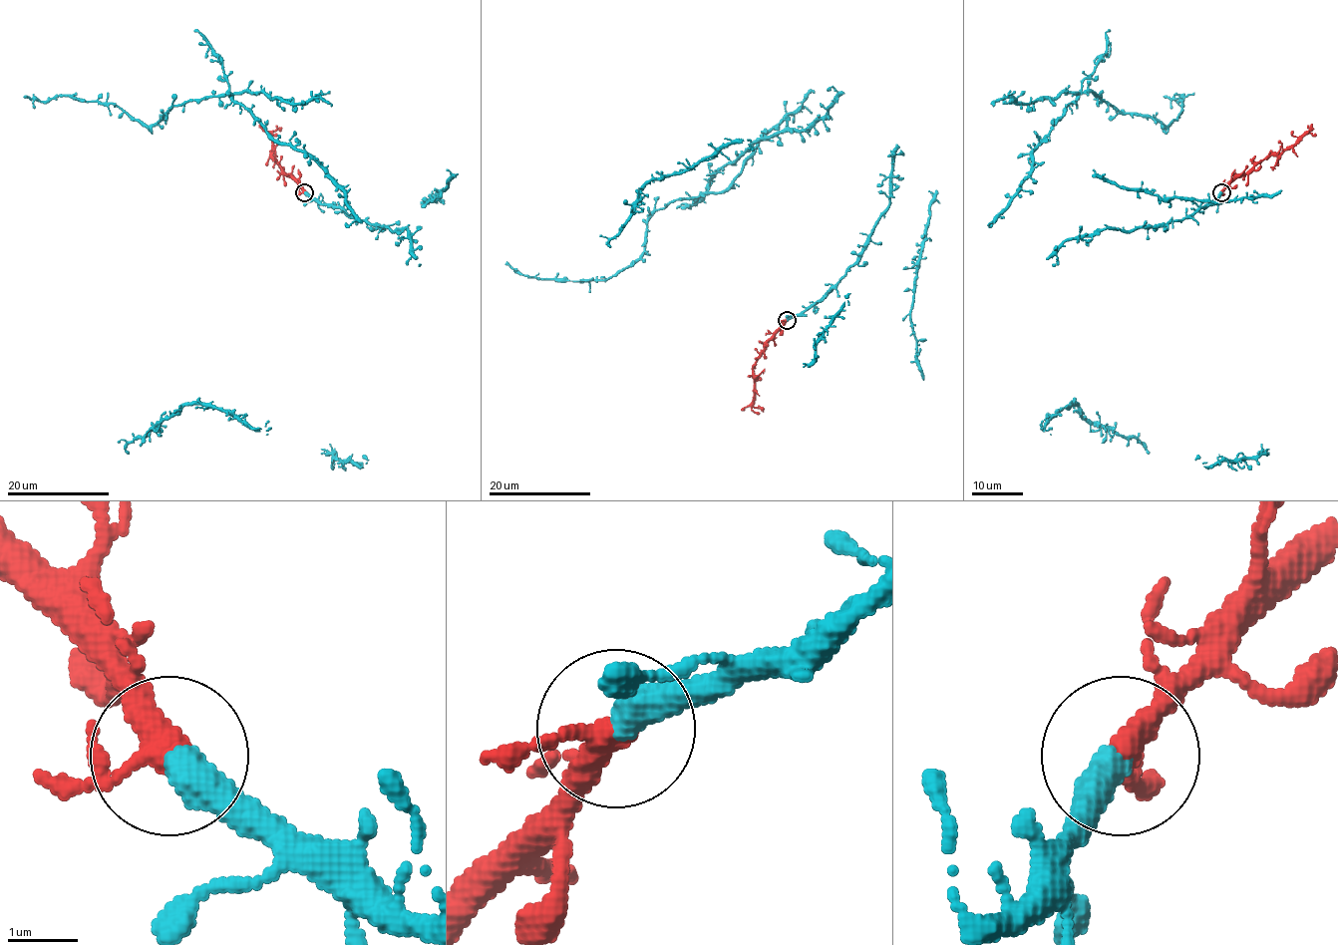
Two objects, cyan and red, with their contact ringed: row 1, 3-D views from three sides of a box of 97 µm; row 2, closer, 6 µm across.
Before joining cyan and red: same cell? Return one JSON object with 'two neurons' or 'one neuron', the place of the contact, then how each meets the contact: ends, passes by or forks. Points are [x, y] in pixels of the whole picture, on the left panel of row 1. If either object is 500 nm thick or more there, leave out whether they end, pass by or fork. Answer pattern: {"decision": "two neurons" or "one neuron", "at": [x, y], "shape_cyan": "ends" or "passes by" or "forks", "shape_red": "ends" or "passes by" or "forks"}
{"decision": "one neuron", "at": [304, 192], "shape_cyan": "ends", "shape_red": "forks"}

